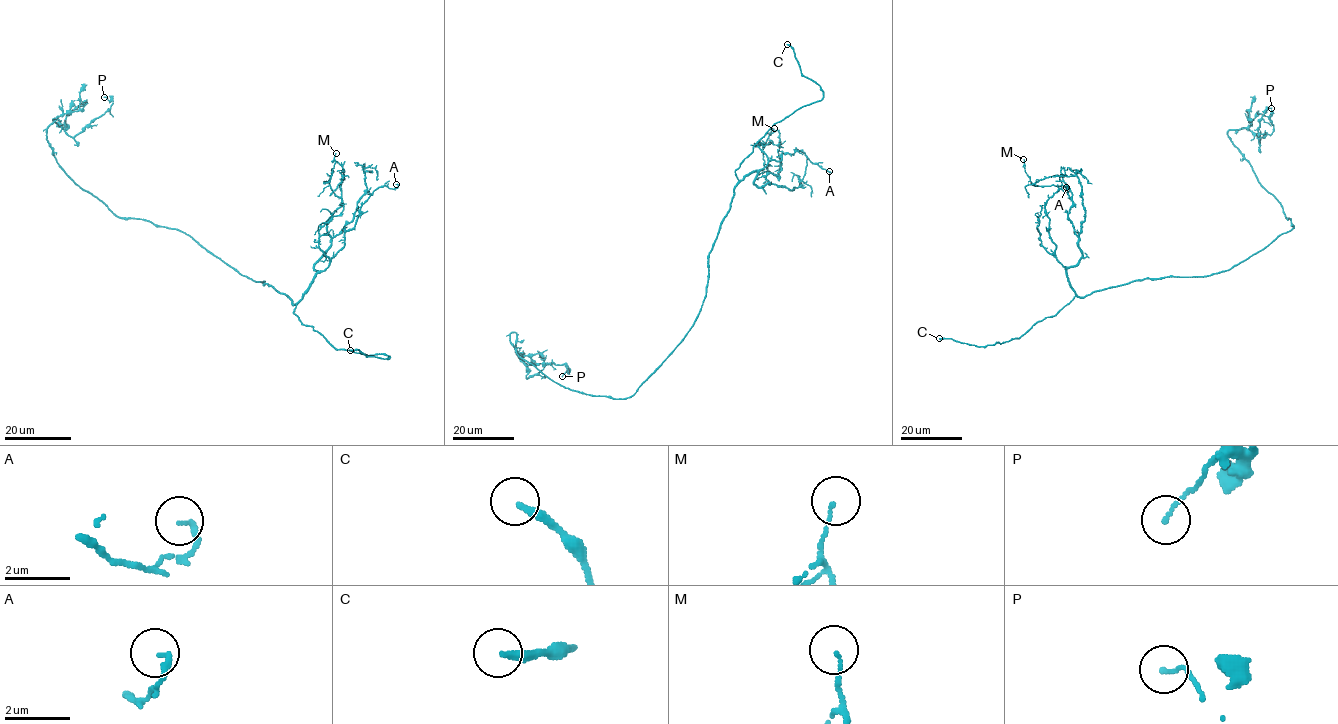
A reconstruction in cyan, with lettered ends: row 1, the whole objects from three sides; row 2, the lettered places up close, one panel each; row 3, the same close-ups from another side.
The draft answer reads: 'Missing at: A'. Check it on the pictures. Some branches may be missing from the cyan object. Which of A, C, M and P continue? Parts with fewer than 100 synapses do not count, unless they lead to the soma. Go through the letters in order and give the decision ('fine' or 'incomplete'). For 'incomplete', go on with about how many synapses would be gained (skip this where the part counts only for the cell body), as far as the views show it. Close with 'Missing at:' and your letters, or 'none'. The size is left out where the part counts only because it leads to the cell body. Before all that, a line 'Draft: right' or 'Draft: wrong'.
Draft: wrong
A: fine
C: incomplete
M: fine
P: fine
Missing at: C

